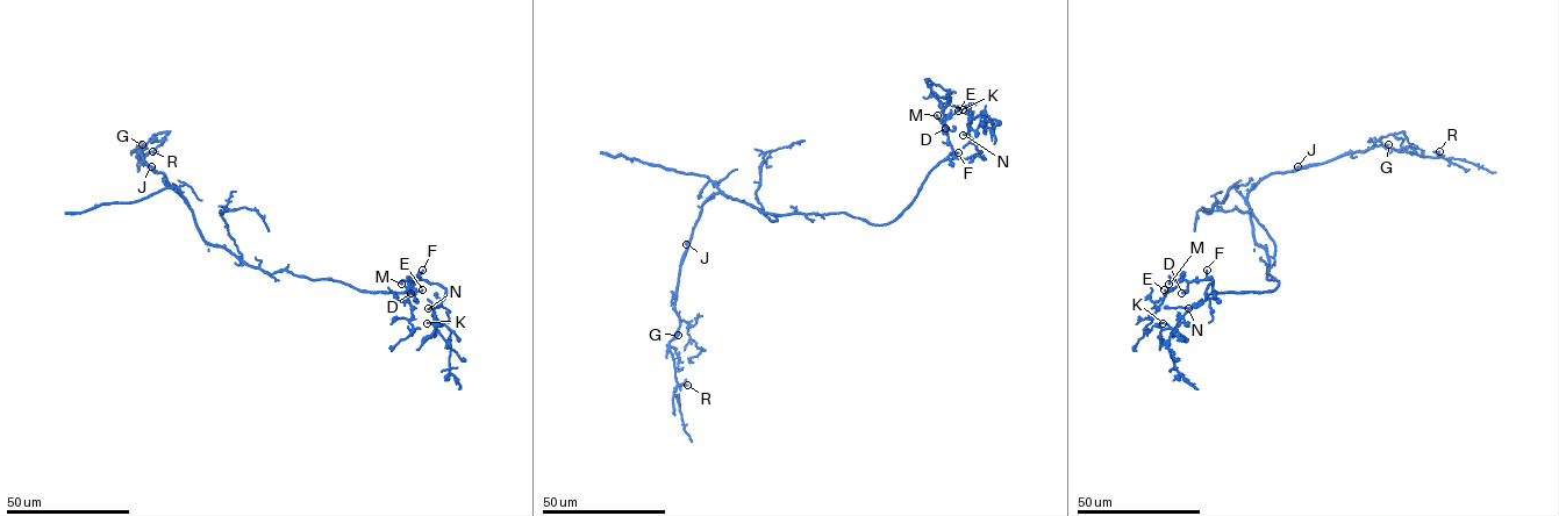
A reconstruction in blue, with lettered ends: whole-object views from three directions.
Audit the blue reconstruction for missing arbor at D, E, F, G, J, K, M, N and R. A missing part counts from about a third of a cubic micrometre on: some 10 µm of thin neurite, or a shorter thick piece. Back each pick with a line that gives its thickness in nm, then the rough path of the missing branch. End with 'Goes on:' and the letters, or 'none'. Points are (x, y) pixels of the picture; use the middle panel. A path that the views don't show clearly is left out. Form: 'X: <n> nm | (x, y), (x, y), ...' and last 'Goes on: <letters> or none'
F: 200 nm
M: 240 nm
N: 220 nm | (963, 135), (958, 134), (966, 116)
R: 180 nm | (687, 385), (695, 385), (702, 391), (700, 401), (694, 399)
Goes on: F, M, N, R

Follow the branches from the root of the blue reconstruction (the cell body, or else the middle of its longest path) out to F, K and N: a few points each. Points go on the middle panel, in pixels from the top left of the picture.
F: (778, 215), (844, 213), (871, 223), (887, 223), (912, 202), (925, 176), (958, 152)
K: (778, 215), (844, 213), (877, 224), (894, 220), (941, 162), (981, 152), (968, 134), (971, 106), (963, 109)
N: (778, 215), (844, 213), (871, 223), (887, 223), (908, 206), (941, 162), (981, 152), (967, 134), (963, 135)

